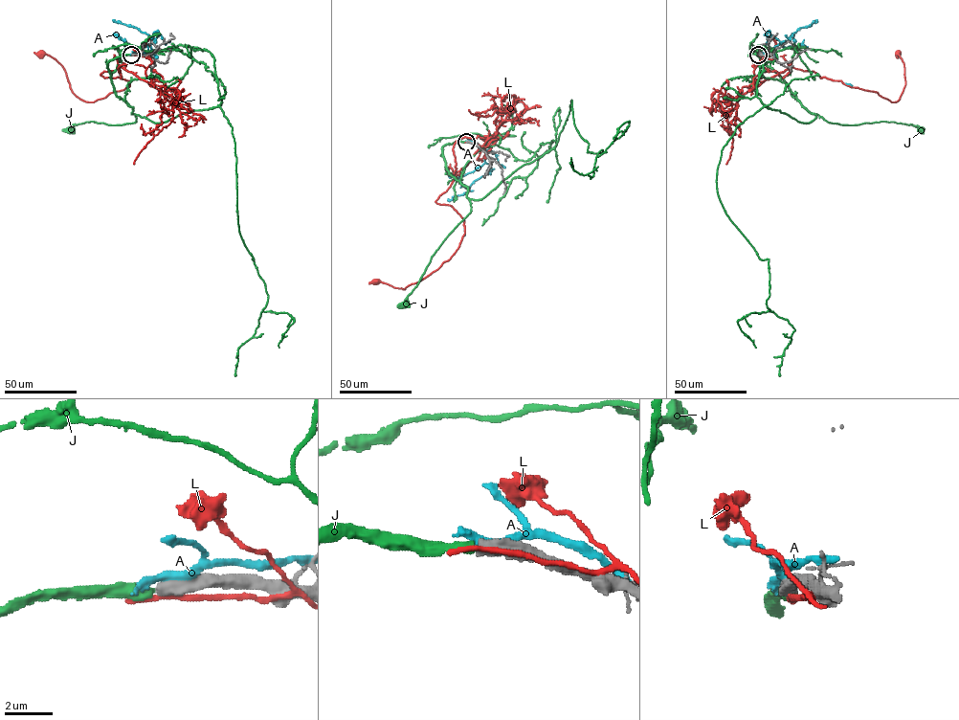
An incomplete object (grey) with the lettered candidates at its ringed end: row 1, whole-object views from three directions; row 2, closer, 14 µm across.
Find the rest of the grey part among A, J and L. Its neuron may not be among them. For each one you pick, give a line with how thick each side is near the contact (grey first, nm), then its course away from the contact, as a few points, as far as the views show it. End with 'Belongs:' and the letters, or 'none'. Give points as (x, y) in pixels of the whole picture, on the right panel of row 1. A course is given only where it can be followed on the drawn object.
J: 550/400 nm | via (758, 55), (760, 59), (782, 78), (791, 95), (804, 107), (827, 122), (853, 125), (893, 122), (921, 129)
Belongs: J

